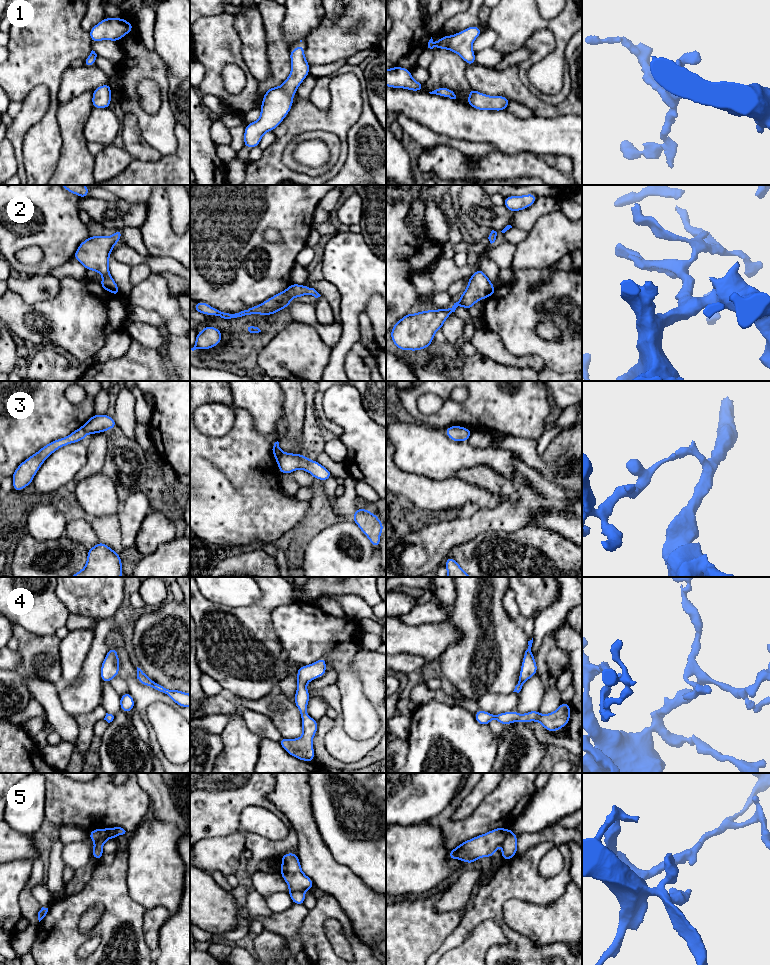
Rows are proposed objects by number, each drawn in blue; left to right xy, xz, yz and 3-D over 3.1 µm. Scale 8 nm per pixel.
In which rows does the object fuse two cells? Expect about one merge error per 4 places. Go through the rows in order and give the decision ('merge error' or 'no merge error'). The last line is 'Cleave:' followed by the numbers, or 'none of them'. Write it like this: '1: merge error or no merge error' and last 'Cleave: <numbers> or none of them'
1: no merge error
2: no merge error
3: merge error
4: no merge error
5: merge error
Cleave: 3, 5

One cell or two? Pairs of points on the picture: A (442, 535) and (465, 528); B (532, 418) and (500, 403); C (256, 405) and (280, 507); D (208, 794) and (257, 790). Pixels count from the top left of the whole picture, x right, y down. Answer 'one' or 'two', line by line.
A: one
B: one
C: two
D: one

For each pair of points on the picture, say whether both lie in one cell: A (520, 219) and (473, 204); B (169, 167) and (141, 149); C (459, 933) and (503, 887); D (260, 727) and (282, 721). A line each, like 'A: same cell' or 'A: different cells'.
A: same cell
B: different cells
C: same cell
D: different cells

